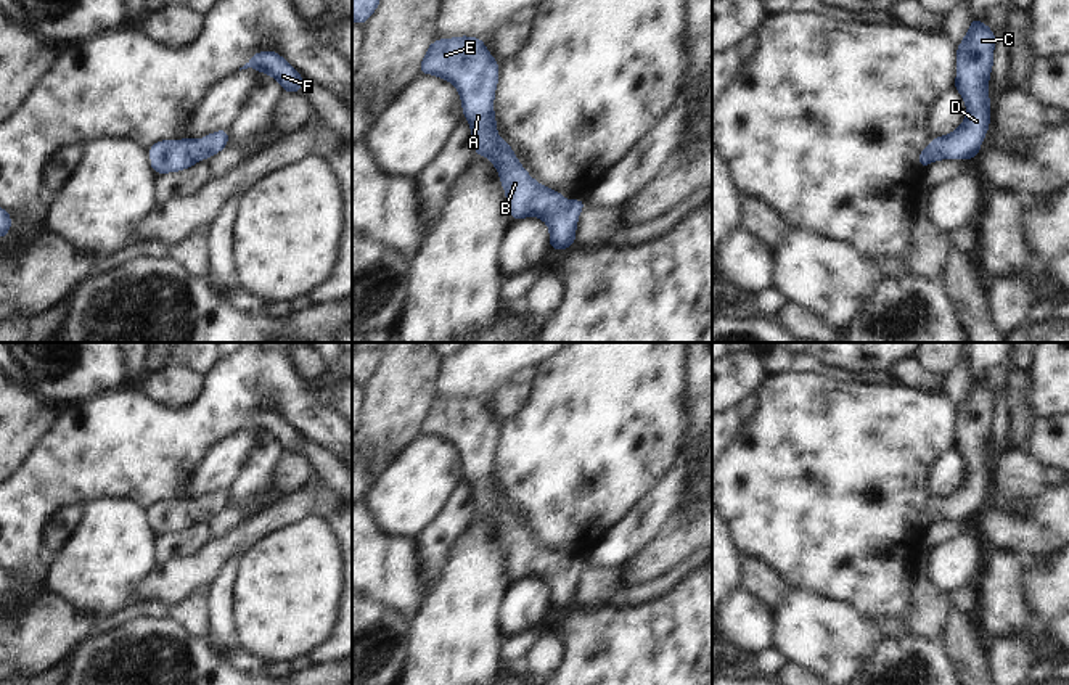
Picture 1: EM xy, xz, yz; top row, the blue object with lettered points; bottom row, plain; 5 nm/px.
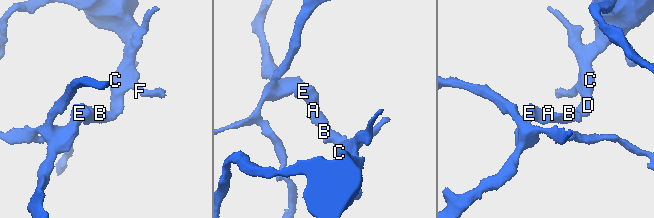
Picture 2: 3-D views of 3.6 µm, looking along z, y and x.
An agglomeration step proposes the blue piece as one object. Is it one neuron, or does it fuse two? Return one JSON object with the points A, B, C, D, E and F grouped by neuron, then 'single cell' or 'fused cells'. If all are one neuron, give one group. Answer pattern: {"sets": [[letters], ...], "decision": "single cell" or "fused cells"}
{"sets": [["A", "B", "C", "D", "E", "F"]], "decision": "single cell"}

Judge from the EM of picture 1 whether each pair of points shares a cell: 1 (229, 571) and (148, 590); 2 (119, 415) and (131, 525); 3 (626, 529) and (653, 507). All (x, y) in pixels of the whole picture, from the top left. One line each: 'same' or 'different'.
1: different
2: different
3: same

